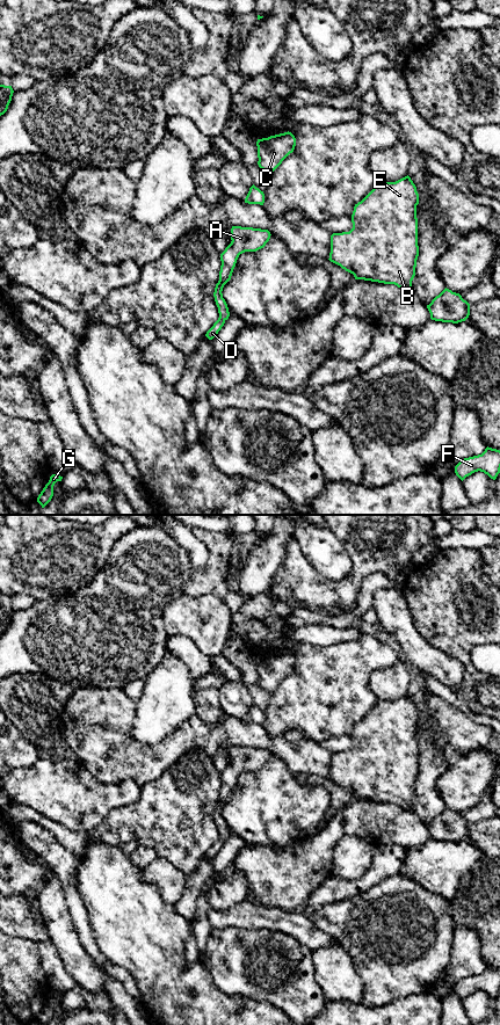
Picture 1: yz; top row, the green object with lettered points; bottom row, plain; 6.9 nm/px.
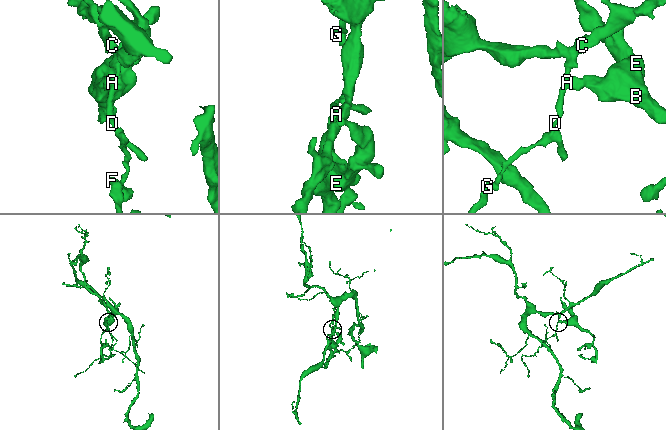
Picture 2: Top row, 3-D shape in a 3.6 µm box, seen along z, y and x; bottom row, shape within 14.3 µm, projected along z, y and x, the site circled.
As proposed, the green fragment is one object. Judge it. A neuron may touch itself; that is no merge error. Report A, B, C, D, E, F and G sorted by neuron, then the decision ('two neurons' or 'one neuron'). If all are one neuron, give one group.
groups A B C D E F G; one neuron

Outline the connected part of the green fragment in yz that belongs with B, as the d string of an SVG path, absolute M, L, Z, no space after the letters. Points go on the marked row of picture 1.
M407 175L396 182L378 181L375 188L354 206L353 228L331 235L329 261L364 279L394 284L405 291L413 291L418 246L416 205L419 194Z

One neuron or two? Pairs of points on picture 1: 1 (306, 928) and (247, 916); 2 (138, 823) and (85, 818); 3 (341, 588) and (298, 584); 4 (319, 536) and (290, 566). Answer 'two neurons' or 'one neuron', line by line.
1: one neuron
2: two neurons
3: one neuron
4: two neurons

